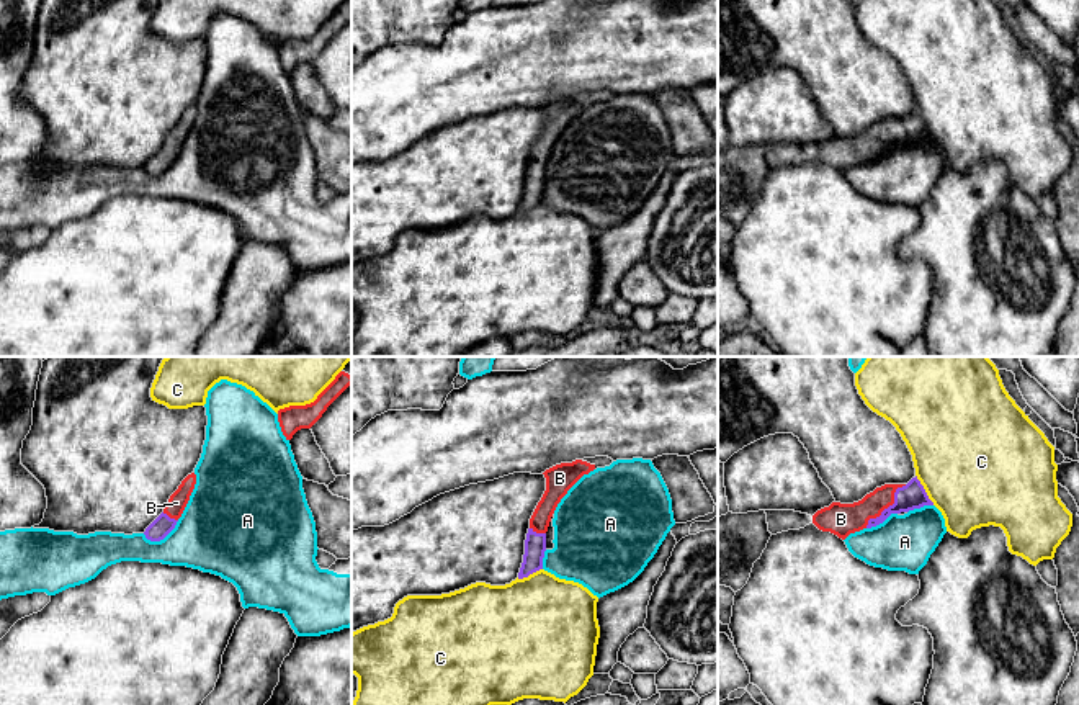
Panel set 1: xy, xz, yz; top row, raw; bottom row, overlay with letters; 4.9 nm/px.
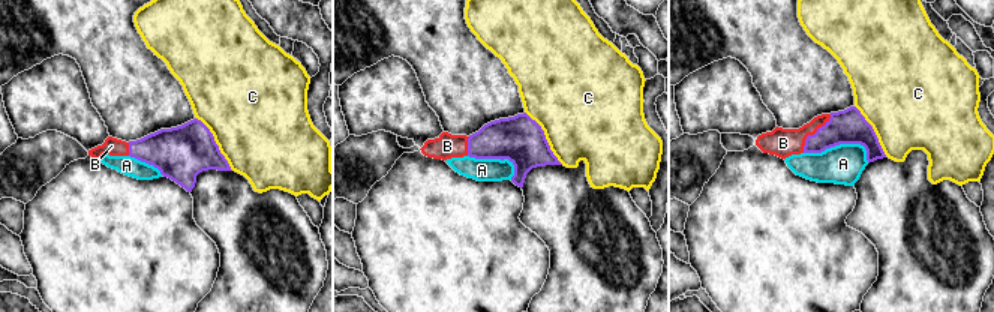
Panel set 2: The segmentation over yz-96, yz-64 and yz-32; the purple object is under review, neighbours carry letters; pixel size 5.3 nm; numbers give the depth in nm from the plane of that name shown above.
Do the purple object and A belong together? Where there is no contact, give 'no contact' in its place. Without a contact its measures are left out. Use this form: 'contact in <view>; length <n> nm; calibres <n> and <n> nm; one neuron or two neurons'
contact in xy; length 200 nm; calibres 100 and 360 nm; two neurons

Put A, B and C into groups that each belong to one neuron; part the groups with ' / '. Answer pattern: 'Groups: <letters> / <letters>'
Groups: A / B / C

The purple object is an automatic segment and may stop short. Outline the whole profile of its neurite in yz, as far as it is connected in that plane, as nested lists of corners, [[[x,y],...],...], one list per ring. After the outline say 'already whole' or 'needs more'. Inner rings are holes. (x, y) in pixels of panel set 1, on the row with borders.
[[[912,478],[907,484],[884,484],[853,504],[832,502],[813,517],[795,510],[765,510],[772,535],[799,530],[811,522],[822,532],[845,540],[850,533],[883,523],[891,514],[909,512],[933,505],[920,481]]] | needs more

